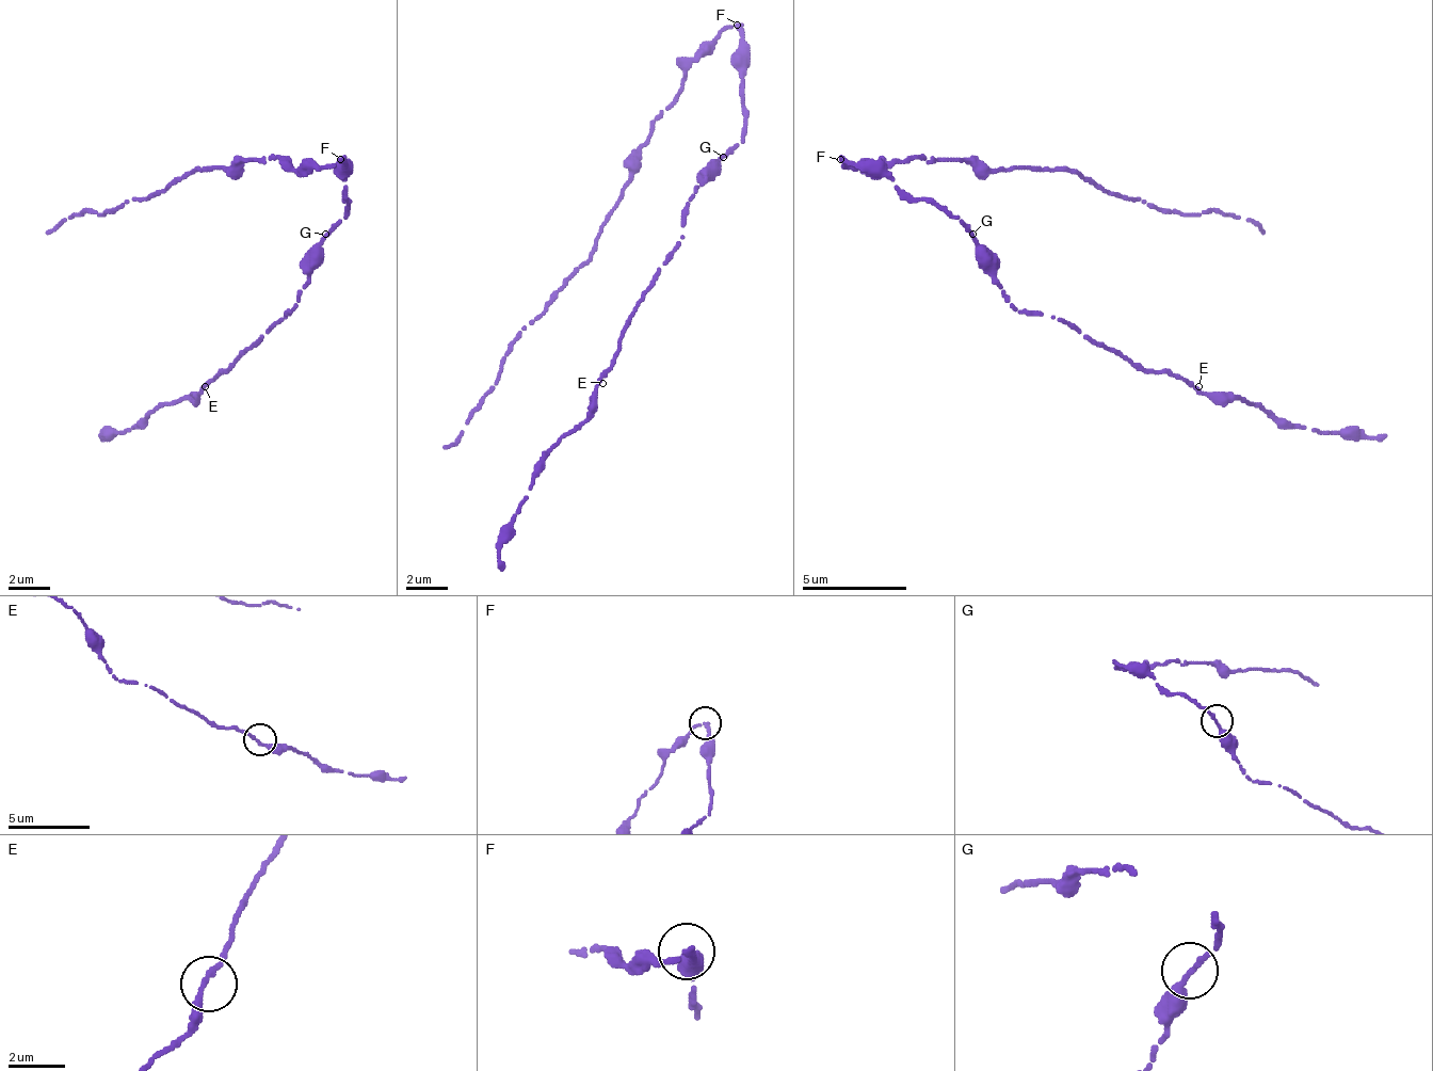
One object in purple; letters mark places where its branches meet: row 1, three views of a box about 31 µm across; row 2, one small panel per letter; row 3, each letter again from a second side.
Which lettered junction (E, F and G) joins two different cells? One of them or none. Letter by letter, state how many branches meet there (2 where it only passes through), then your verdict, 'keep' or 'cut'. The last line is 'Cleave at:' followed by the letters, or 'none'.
E: 2 branches meet; keep
F: 2 branches meet; cut
G: 2 branches meet; keep
Cleave at: F

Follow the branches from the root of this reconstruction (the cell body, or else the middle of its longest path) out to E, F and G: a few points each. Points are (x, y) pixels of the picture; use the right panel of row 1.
E: (926, 197), (972, 234), (978, 260), (1020, 313), (1062, 318), (1094, 345), (1198, 386)
F: (926, 197), (910, 197), (889, 176), (873, 176), (841, 161)
G: (926, 197), (947, 208), (972, 234)

